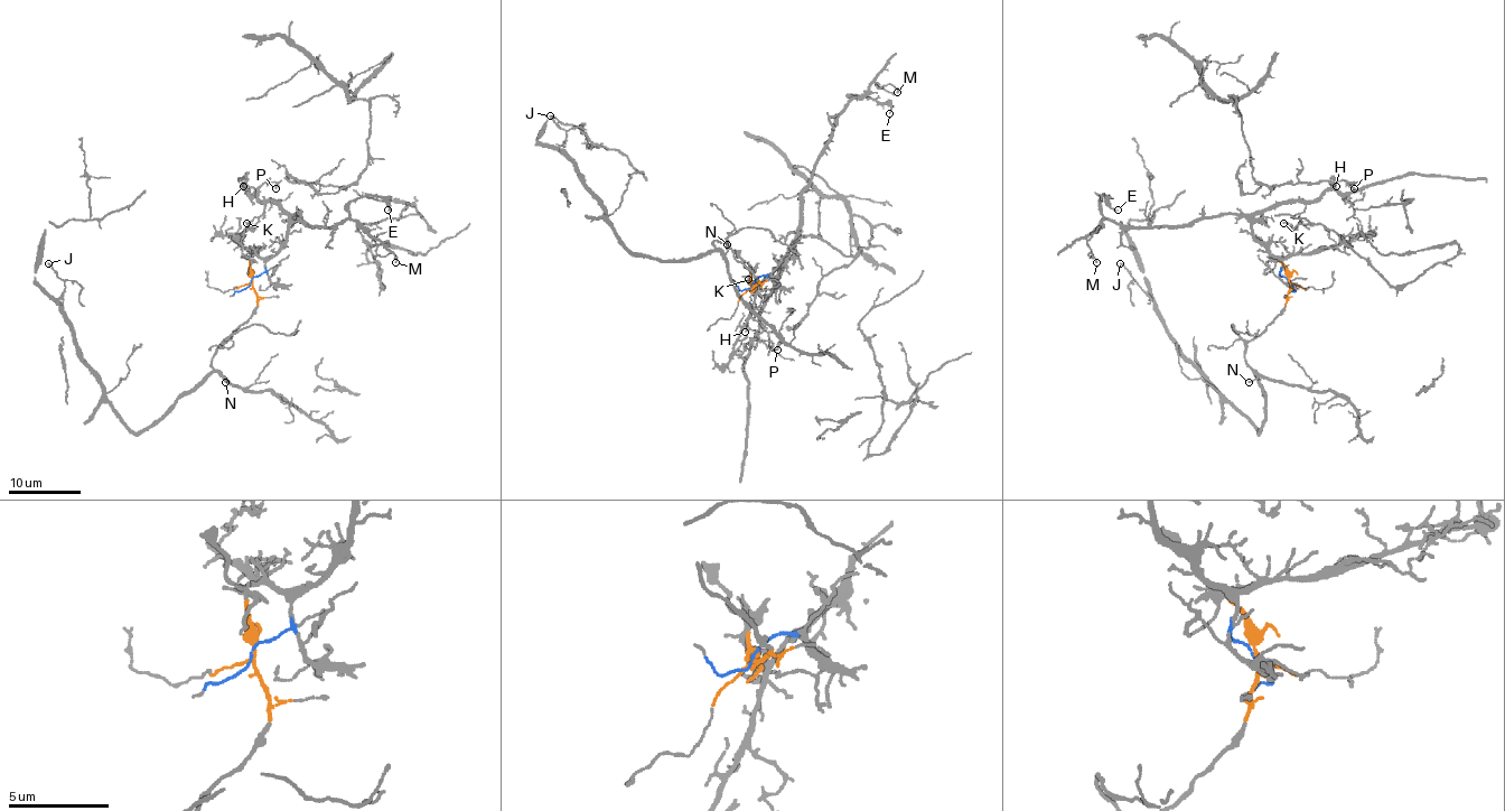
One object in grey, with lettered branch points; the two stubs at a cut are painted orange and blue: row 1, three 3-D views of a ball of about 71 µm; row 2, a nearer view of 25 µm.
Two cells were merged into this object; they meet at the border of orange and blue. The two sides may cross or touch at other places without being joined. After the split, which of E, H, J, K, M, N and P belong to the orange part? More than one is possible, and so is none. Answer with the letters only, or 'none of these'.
J, N

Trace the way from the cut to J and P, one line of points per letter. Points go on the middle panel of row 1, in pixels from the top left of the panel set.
J: (754, 285), (757, 279), (719, 241), (713, 250), (681, 261), (634, 255), (564, 154), (567, 131), (550, 115)
P: (751, 285), (766, 277), (790, 248), (775, 290), (759, 317), (769, 348), (775, 350), (777, 344), (777, 350)

